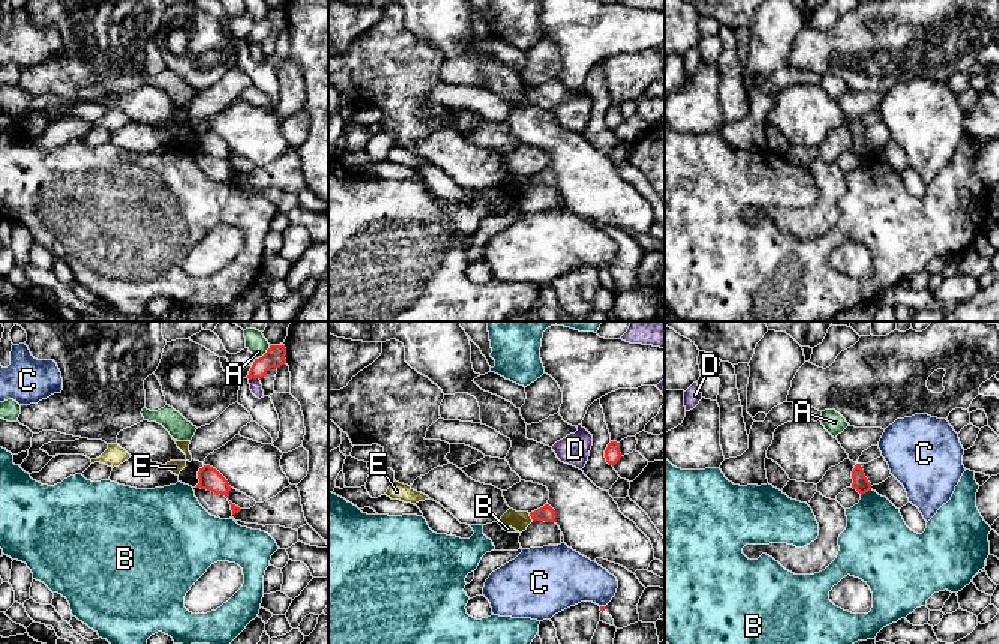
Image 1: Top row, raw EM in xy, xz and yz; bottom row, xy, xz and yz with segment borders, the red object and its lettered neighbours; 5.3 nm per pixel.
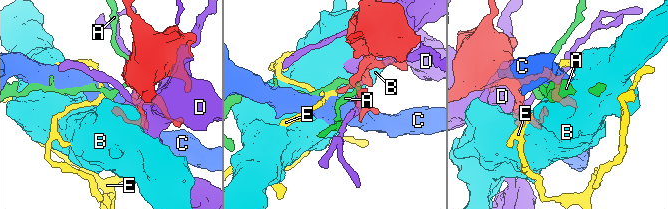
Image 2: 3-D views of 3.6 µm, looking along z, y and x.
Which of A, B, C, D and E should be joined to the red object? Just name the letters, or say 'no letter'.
no letter

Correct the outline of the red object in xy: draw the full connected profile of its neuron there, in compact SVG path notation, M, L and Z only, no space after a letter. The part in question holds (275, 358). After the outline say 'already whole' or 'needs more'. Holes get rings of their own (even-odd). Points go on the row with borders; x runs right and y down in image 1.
M270 345L270 348L262 357L255 359L248 378L261 380L270 368L280 368L282 365L285 365L286 363L285 356L286 356L285 345Z | already whole

